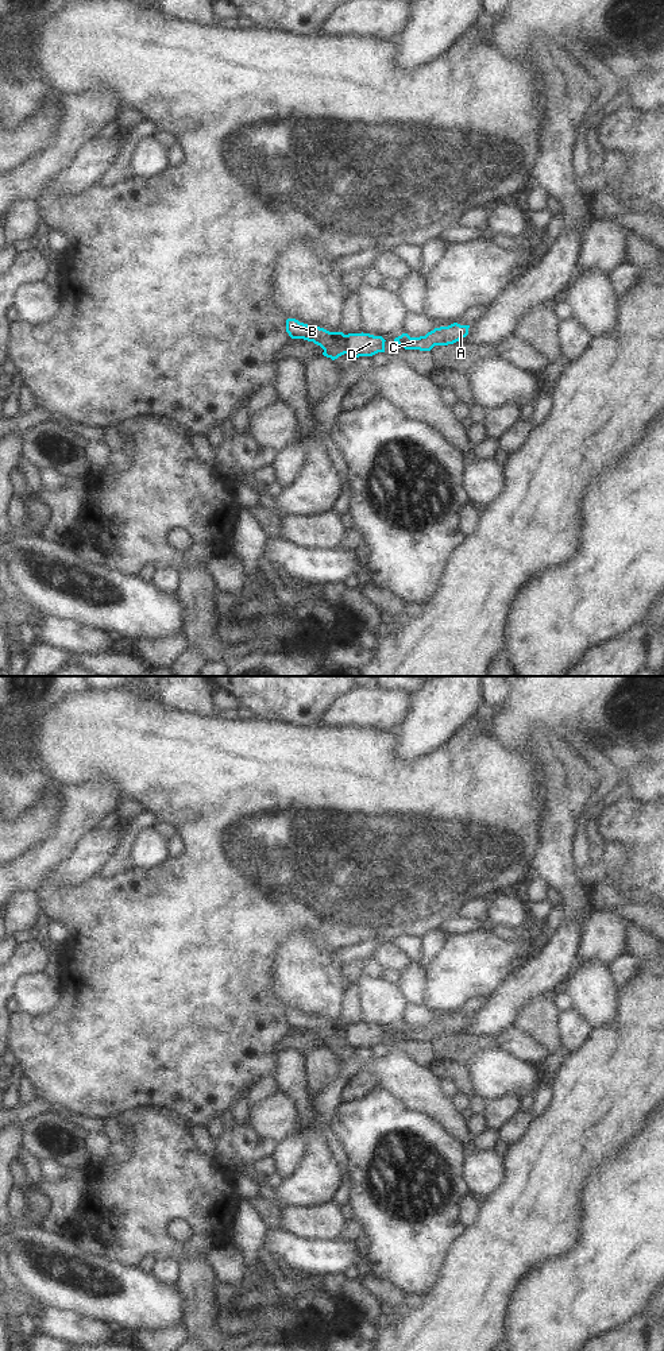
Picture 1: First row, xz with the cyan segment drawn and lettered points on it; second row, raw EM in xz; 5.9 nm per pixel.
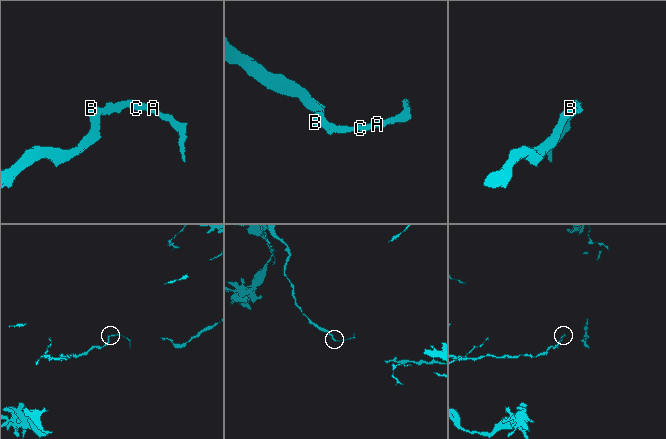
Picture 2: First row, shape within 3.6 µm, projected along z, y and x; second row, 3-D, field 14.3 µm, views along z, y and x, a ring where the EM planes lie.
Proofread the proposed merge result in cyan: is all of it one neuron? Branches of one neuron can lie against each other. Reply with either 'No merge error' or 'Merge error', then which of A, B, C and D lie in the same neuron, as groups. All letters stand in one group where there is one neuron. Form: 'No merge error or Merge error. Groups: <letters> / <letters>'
Merge error. Groups: A C D / B.

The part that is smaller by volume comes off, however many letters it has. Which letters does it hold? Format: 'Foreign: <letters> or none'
Foreign: A, C, D

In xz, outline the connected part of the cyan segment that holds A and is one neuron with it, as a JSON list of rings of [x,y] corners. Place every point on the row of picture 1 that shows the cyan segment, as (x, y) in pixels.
[[[453,323],[448,327],[435,328],[425,336],[410,337],[408,333],[402,333],[395,337],[394,341],[398,343],[405,350],[420,350],[431,351],[435,346],[448,346],[459,341],[468,335],[470,325],[460,325]]]

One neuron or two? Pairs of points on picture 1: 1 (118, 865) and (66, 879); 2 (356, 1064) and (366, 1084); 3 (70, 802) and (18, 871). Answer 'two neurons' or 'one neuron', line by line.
1: two neurons
2: two neurons
3: one neuron

